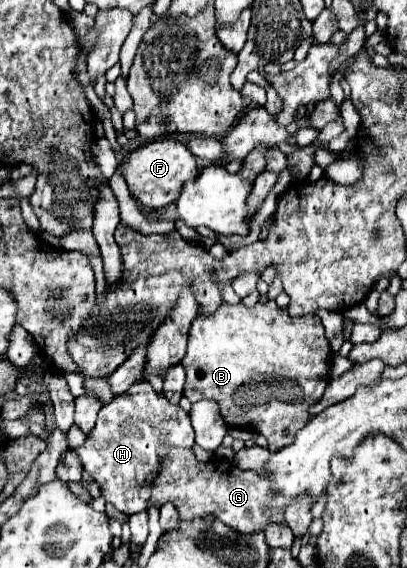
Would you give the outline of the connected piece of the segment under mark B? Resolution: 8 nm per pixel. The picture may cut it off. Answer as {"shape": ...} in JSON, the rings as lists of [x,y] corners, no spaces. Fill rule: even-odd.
{"shape":[[[276,301],[256,303],[254,307],[246,307],[244,303],[222,303],[212,315],[198,313],[194,317],[188,331],[188,349],[180,363],[186,369],[184,397],[190,403],[200,399],[216,401],[228,427],[260,433],[266,437],[268,449],[276,451],[294,441],[296,431],[310,419],[310,405],[322,397],[330,383],[328,371],[332,365],[332,349],[324,337],[322,321],[316,315],[292,319]]]}

